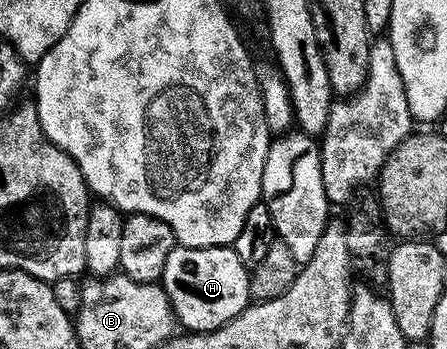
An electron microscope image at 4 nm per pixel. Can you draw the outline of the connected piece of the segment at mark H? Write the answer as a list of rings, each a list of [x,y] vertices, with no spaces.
[[[174,246],[159,280],[164,287],[177,322],[186,332],[213,331],[231,321],[244,307],[249,306],[250,268],[227,247]]]

